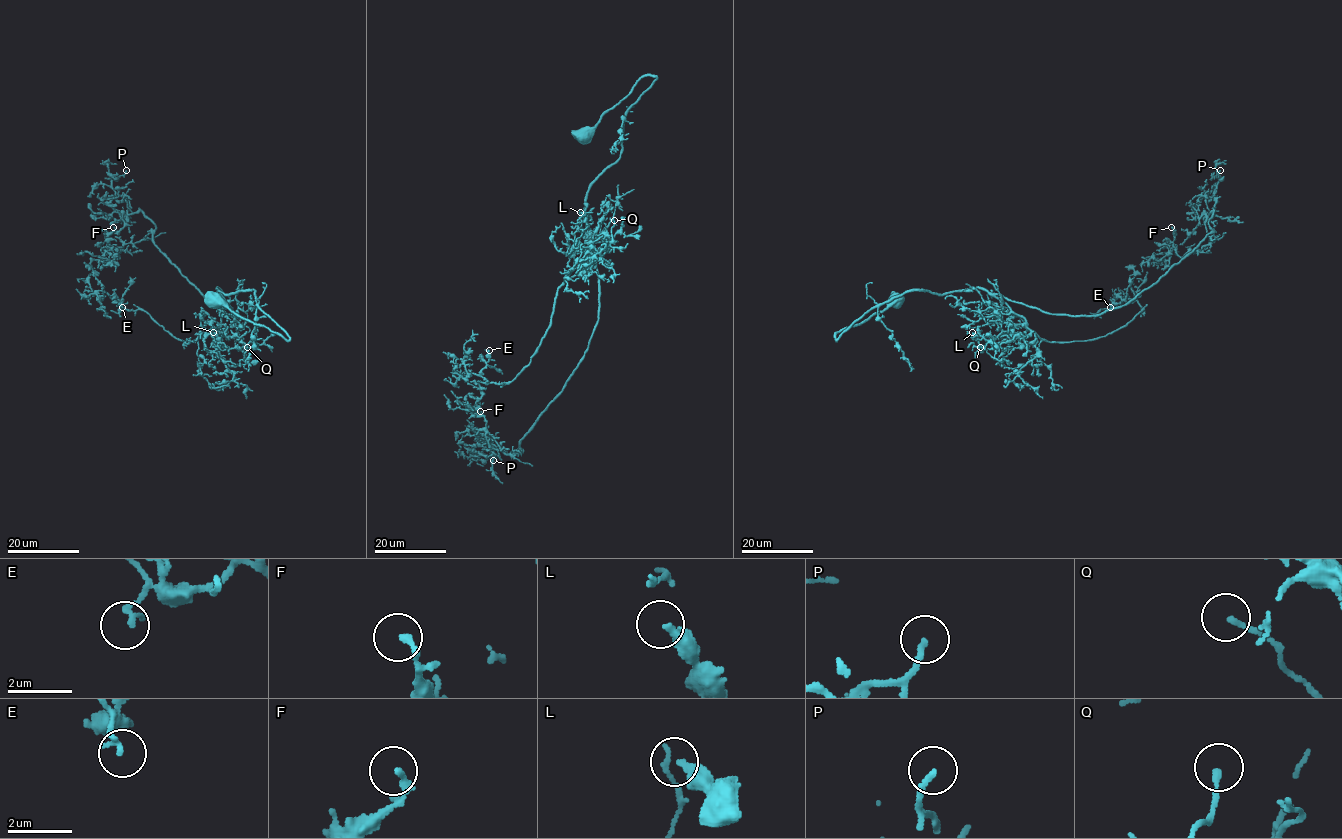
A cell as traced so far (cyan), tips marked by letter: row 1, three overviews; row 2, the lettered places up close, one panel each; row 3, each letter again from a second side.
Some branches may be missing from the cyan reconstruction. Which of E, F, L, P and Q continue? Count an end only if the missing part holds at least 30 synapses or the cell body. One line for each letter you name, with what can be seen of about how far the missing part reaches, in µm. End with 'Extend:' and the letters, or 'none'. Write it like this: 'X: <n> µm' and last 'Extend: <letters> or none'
P: 15 µm
Extend: P

